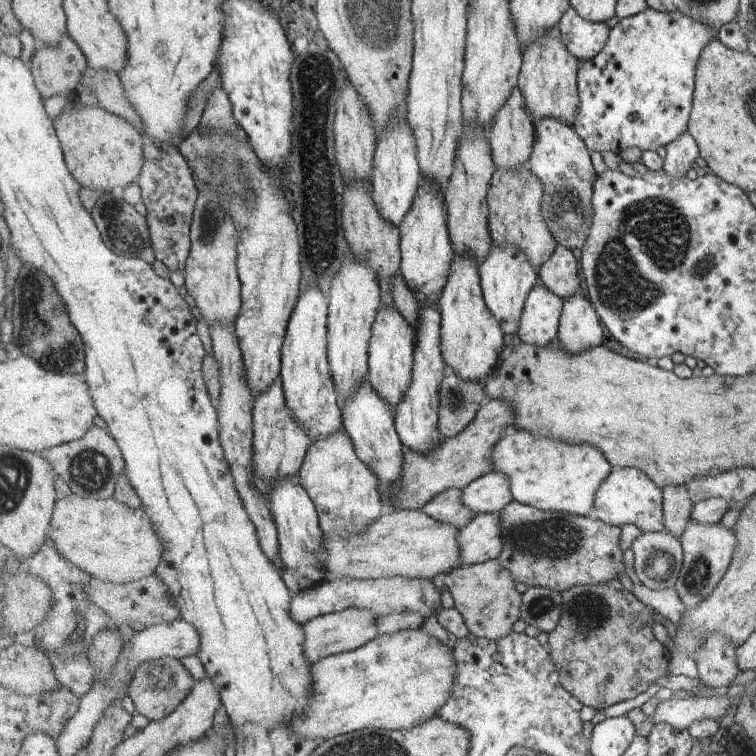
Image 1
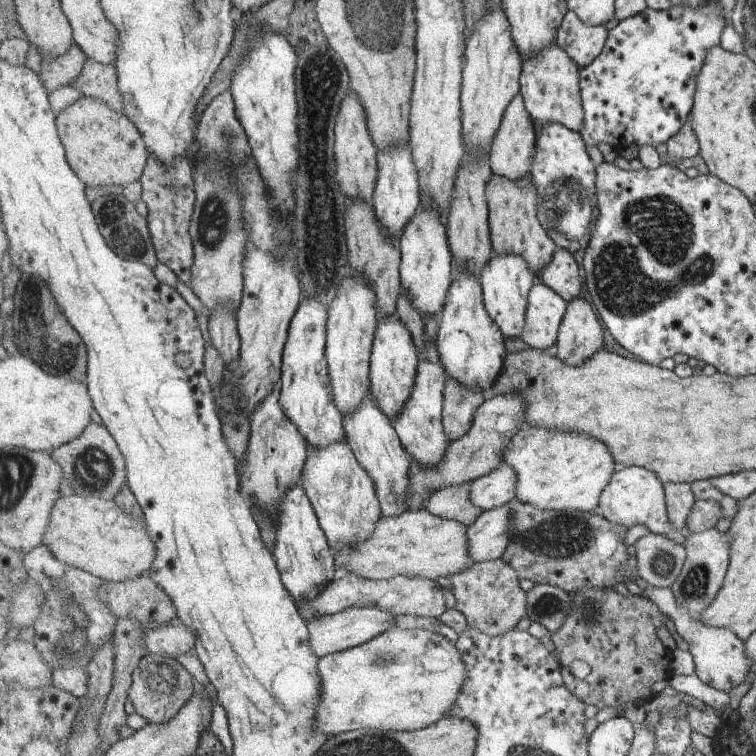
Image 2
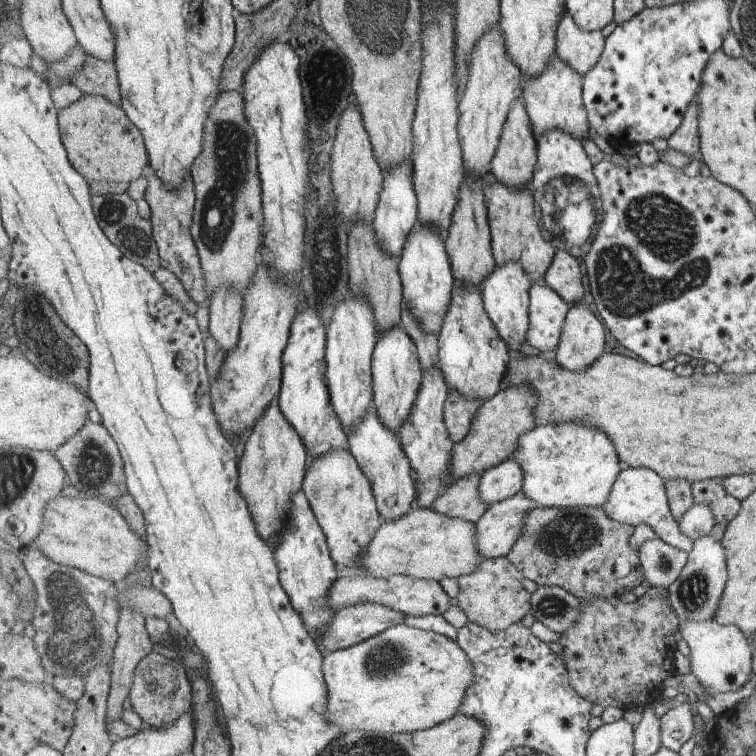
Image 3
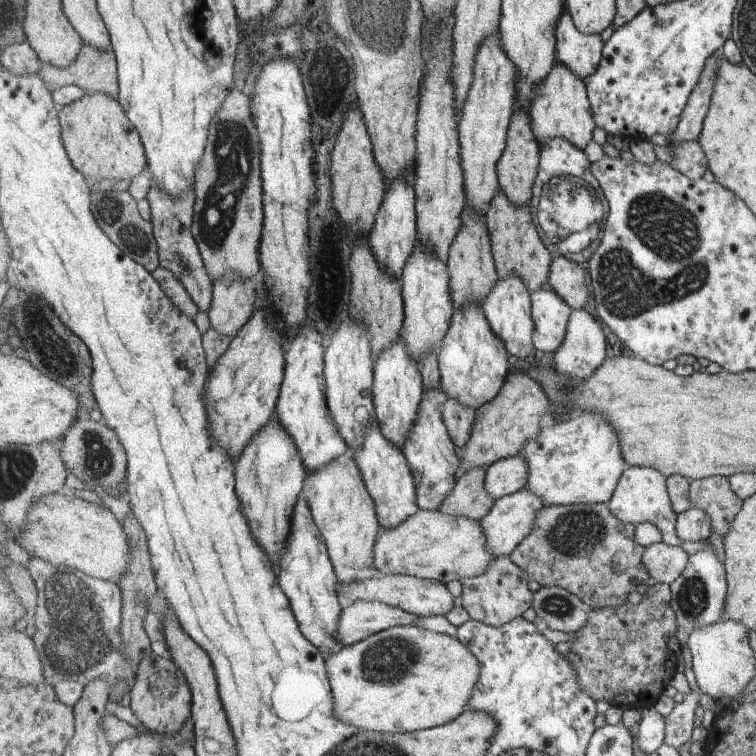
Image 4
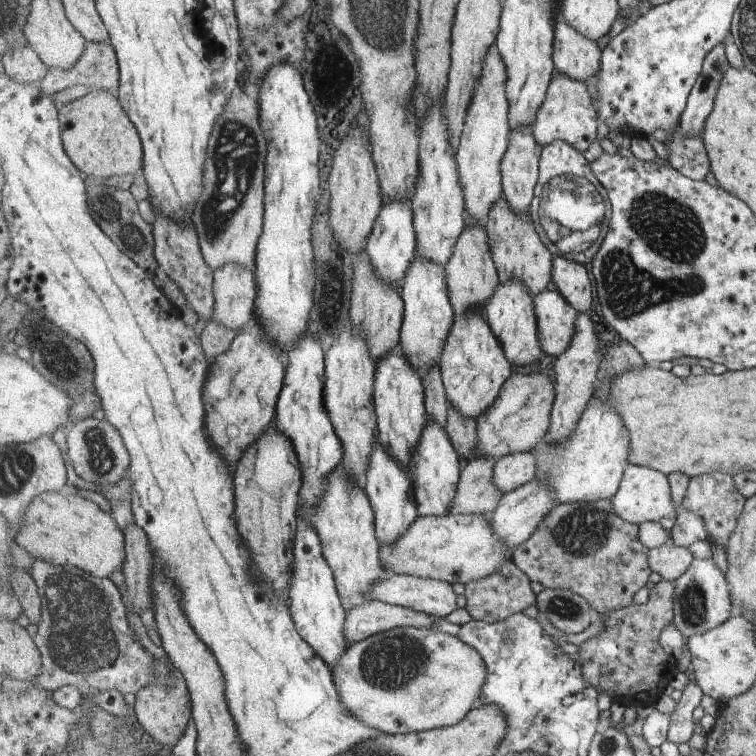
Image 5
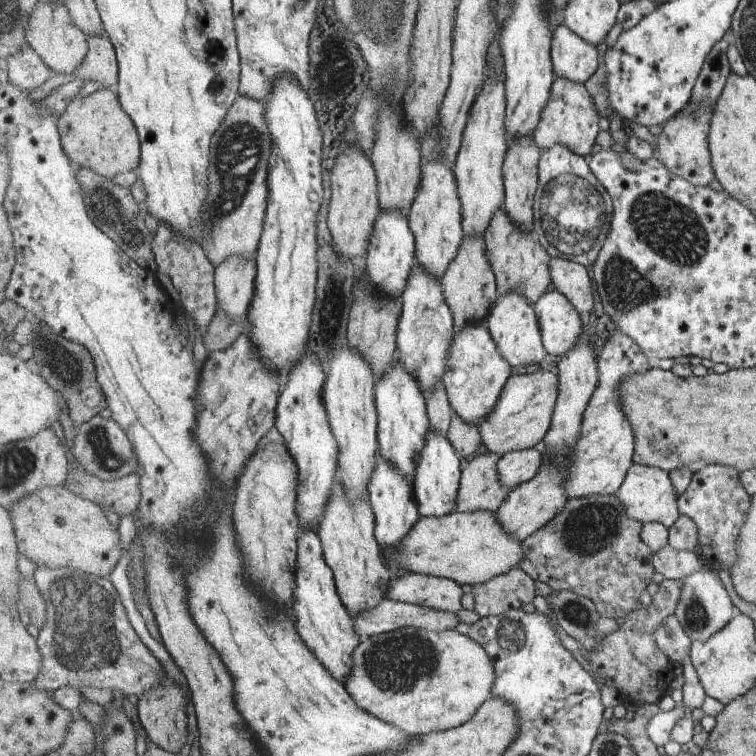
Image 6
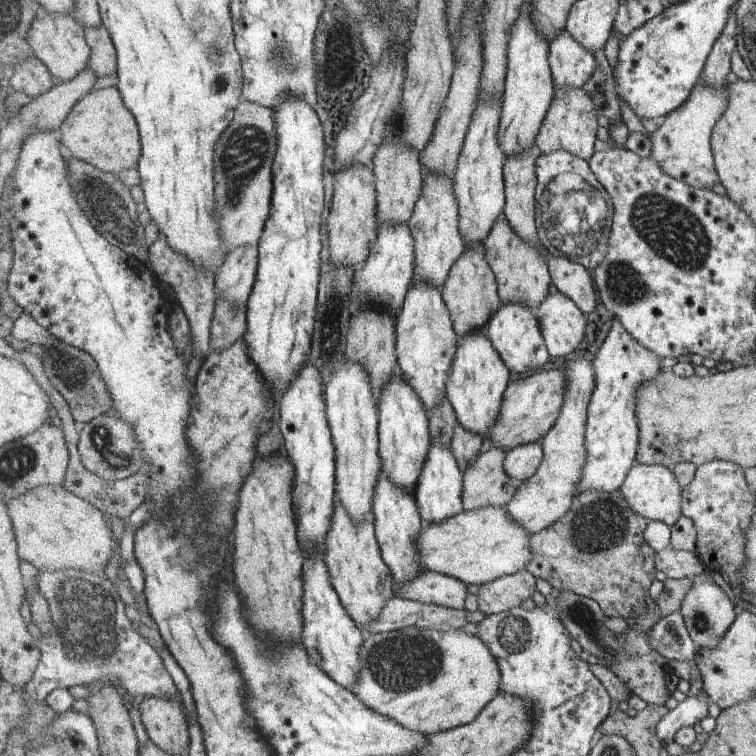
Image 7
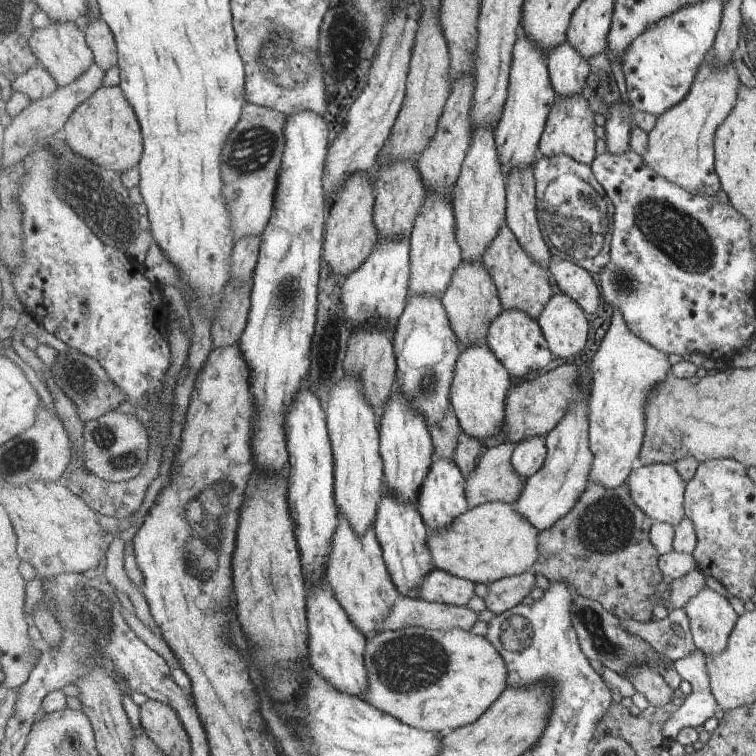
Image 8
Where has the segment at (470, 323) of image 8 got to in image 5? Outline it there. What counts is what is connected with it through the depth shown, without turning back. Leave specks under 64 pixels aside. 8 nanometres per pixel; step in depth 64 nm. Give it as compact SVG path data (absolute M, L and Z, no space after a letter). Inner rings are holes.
M468 224L457 242L455 254L446 266L447 288L449 288L449 300L453 303L456 318L463 318L471 311L480 311L489 304L489 300L495 296L497 288L501 284L486 228L469 226Z

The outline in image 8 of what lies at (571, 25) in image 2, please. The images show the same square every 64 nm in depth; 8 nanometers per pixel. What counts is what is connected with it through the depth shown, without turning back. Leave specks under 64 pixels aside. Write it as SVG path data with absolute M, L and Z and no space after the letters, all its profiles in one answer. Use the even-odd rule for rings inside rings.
M567 41L547 54L553 88L561 96L577 96L587 86L591 74L590 59Z

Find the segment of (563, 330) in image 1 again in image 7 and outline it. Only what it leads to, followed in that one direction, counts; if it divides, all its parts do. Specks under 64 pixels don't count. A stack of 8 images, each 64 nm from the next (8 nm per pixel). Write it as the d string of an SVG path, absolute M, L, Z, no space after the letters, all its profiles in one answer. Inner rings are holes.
M580 352L566 359L565 374L567 374L565 406L555 426L541 440L544 446L543 464L535 476L522 483L515 498L511 499L511 504L506 505L511 520L515 520L515 524L523 526L533 535L553 526L571 510L573 500L579 493L579 482L583 478L583 470L587 464L588 408L596 389L597 374L593 361L585 360Z

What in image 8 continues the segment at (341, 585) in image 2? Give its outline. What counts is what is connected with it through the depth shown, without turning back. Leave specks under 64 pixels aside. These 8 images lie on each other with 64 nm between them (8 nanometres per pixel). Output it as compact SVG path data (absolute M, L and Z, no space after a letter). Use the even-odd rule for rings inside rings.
M435 569L421 584L419 599L451 606L467 606L475 595L475 582L459 578L447 570Z

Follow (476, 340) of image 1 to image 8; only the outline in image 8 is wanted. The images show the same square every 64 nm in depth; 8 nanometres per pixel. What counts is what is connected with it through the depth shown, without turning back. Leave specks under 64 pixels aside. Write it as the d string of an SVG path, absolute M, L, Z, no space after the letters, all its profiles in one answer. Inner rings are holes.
M488 343L463 349L451 386L451 405L462 432L467 436L483 443L487 438L497 436L505 428L505 407L511 390L511 375L503 366L503 362L493 354Z

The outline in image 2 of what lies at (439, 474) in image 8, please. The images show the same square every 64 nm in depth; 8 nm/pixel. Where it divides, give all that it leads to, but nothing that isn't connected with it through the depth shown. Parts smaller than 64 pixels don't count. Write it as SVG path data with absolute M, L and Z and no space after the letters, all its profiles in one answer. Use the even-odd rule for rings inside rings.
M439 317L431 318L429 322L426 322L427 346L425 348L427 350L420 352L417 386L415 386L413 396L407 402L405 410L401 412L401 416L393 421L405 450L412 456L413 461L419 462L419 466L437 466L445 458L445 454L449 450L449 444L451 444L442 422L445 389L447 388L446 384L449 376L445 367L441 364L441 355L435 345L439 328Z

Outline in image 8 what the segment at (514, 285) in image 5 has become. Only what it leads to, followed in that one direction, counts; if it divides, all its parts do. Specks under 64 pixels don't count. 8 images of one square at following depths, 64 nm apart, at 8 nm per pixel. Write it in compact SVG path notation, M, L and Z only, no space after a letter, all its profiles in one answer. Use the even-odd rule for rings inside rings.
M504 310L501 316L491 325L488 334L488 345L493 354L503 362L512 376L523 378L531 372L545 370L555 357L549 348L548 339L537 319L531 318L523 310Z

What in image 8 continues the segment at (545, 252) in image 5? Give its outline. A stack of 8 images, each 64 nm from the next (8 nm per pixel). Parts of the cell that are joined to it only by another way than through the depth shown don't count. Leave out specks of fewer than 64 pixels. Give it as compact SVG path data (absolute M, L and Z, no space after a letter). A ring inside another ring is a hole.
M508 224L501 226L497 238L491 242L482 261L493 276L493 282L497 286L497 294L499 294L504 310L523 310L531 318L539 320L549 301L553 298L550 272L547 272L543 266L539 266L525 252L525 247L521 246L517 235Z

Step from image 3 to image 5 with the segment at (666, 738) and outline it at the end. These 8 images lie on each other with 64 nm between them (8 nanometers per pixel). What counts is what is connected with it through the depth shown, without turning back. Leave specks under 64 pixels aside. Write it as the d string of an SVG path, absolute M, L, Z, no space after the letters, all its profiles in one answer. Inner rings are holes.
M694 668L686 669L686 676L689 682L683 688L680 701L672 713L673 724L668 734L668 740L675 744L689 742L695 732L695 718L699 715L705 696L703 688L697 683ZM692 680L694 682L691 682Z

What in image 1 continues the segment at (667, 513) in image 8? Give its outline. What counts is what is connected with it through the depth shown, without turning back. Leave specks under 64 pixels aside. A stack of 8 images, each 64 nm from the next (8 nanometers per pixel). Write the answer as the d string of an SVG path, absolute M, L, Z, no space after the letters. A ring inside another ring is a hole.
M627 467L621 470L613 470L609 478L601 484L601 490L597 492L595 508L591 514L611 526L625 526L634 524L643 532L665 532L663 526L663 490L639 468Z

